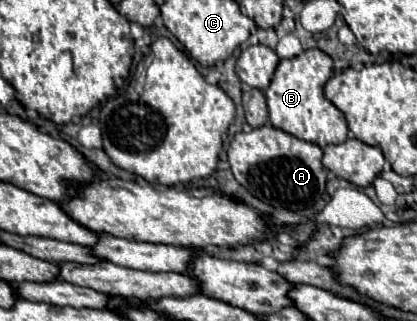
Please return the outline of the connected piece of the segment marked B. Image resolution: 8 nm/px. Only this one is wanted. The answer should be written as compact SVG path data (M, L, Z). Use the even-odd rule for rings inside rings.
M317 48L307 50L297 58L281 60L275 70L275 78L271 80L271 86L265 92L269 122L279 130L299 140L313 142L321 148L325 148L327 144L343 144L349 132L347 120L323 94L323 86L329 80L331 70L333 70L331 58Z

